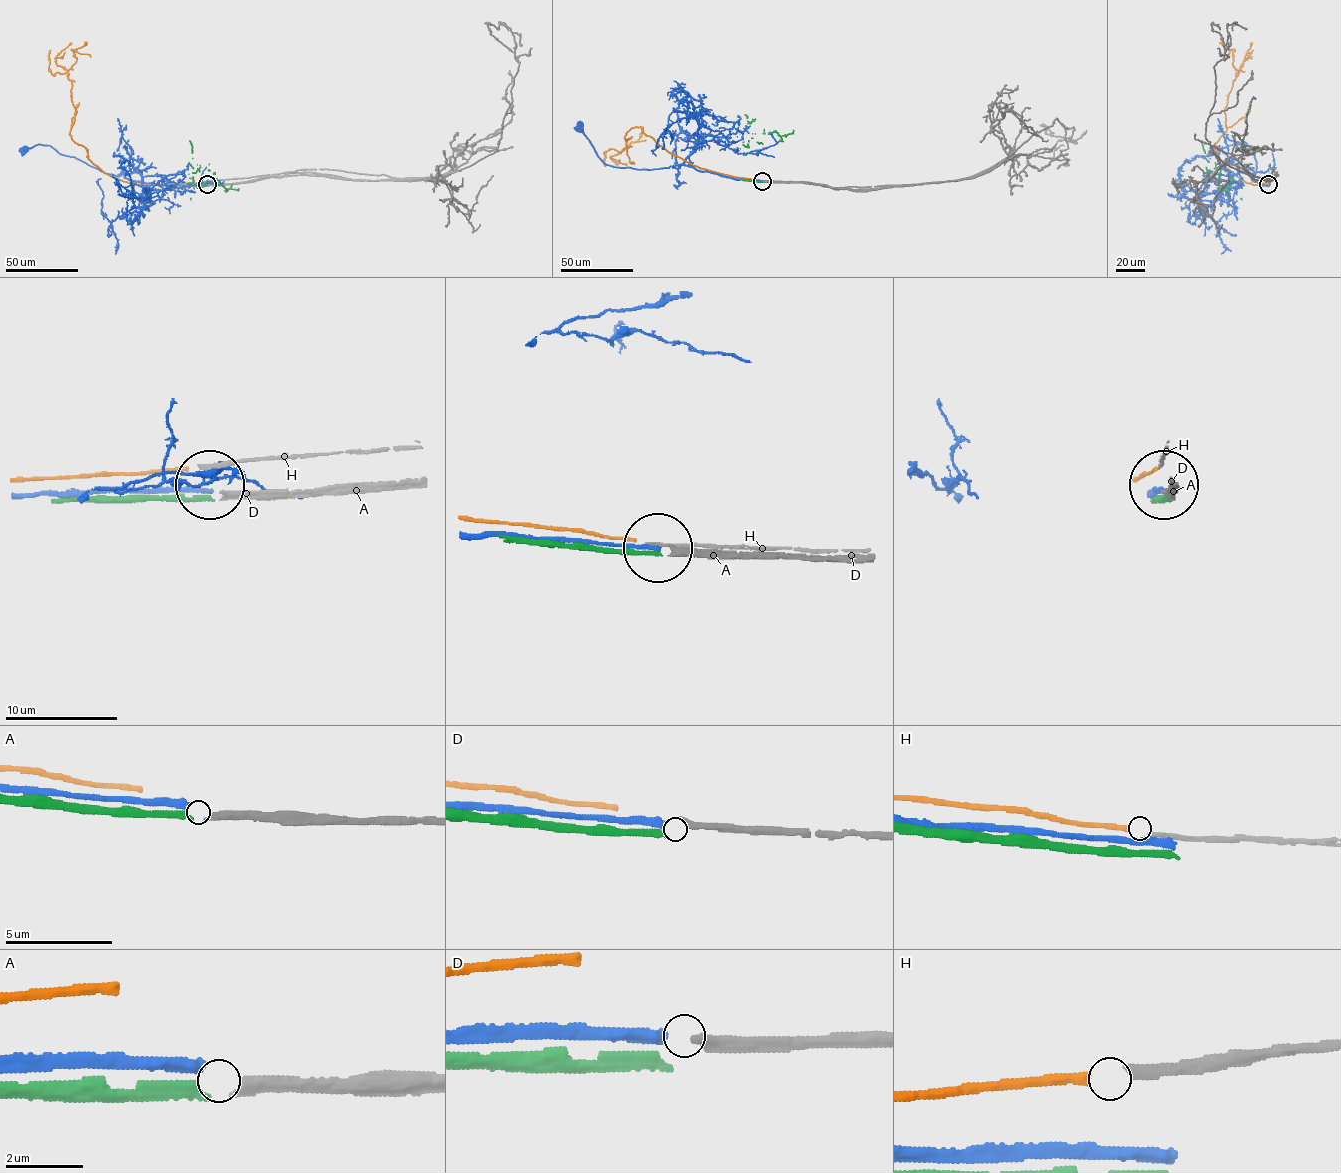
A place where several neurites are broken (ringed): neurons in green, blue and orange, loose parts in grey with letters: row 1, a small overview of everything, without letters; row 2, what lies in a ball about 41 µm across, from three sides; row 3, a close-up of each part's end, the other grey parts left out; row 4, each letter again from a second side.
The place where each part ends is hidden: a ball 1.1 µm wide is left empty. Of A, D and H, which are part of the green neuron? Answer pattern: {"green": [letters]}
{"green": ["A"]}

